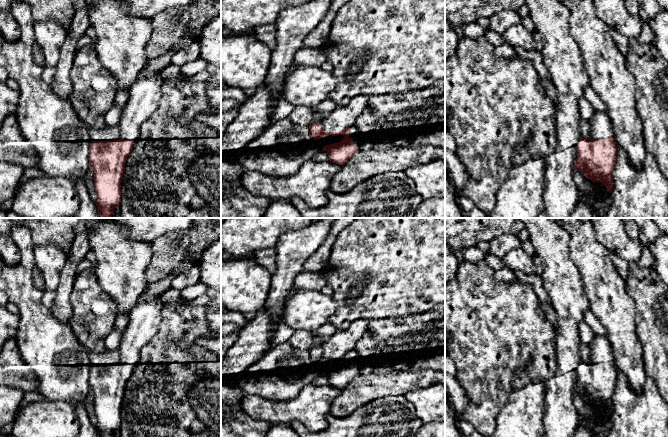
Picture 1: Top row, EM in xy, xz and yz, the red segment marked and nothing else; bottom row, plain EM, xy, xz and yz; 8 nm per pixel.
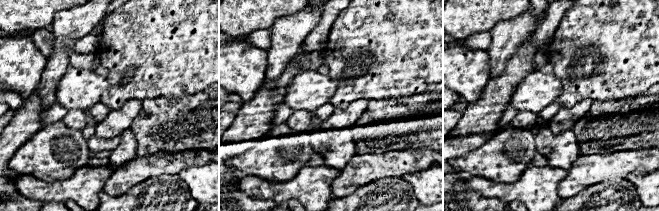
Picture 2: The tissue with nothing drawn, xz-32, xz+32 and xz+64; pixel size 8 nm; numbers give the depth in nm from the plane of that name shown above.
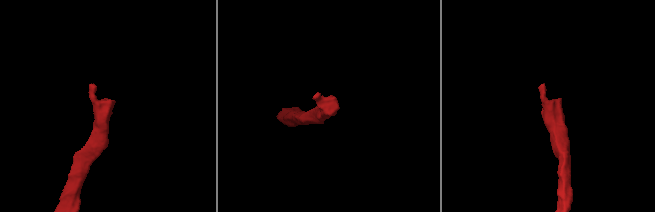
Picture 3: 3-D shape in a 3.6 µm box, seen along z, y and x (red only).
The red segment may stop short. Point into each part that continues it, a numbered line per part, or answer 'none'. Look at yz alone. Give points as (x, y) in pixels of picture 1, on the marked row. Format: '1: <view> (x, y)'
1: yz (601, 128)

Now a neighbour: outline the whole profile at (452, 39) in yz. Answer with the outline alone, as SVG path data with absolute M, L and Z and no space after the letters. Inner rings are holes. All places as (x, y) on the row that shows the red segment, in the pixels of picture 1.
M445 18L445 60L456 54L462 37L455 31L455 25Z

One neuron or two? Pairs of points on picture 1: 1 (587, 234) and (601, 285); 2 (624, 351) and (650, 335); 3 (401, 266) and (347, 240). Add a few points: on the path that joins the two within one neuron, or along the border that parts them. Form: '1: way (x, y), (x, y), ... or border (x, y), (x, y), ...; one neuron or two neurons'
1: way (587, 247), (587, 253), (592, 258), (598, 272); one neuron
2: border (635, 319), (635, 332), (641, 345), (644, 365); two neurons
3: way (388, 262), (372, 262), (360, 253); one neuron

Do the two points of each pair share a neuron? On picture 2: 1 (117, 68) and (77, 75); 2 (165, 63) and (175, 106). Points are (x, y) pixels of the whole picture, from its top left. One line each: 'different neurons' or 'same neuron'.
1: different neurons
2: different neurons

